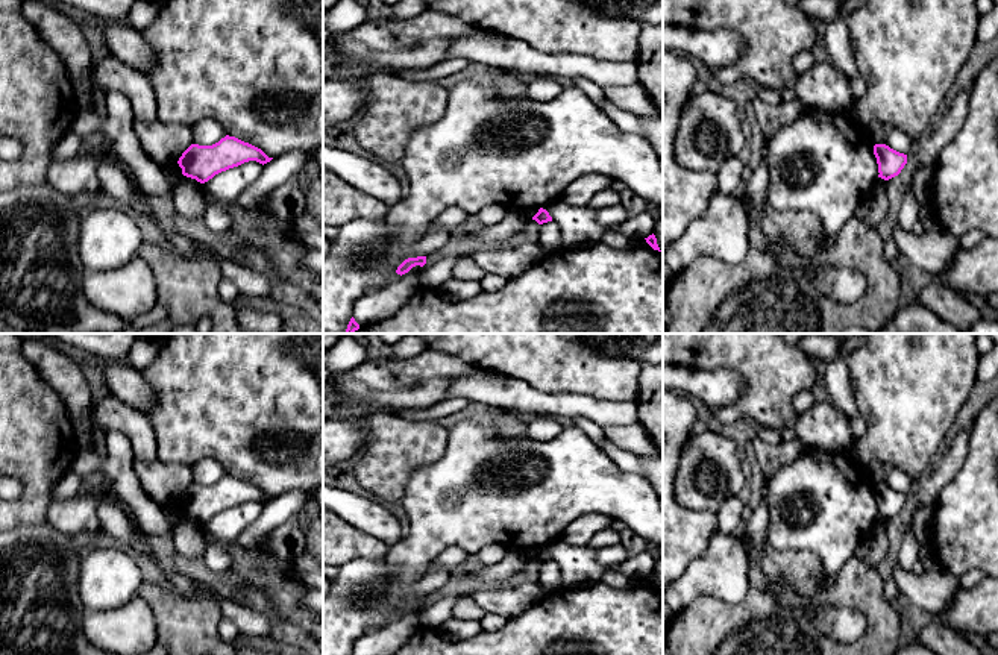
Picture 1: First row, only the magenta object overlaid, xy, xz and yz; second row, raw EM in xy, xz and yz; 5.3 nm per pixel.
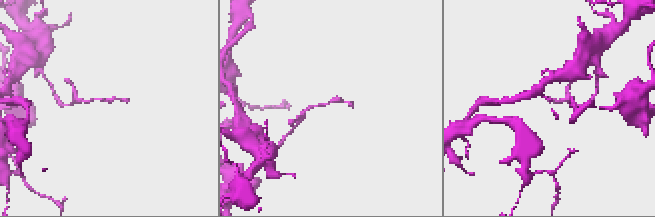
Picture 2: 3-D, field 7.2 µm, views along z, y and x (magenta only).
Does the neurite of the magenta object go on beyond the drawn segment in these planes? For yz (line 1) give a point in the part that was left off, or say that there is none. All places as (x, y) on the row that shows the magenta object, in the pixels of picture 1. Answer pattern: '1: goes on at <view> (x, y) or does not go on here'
1: does not go on here

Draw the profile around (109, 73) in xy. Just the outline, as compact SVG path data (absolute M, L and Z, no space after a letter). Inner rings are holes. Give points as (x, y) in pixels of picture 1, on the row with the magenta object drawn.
M108 53L99 62L93 62L88 82L94 96L99 92L106 96L114 89L123 92L137 120L146 123L158 120L156 100L149 79L114 55Z

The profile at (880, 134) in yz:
M871 121L865 126L865 130L871 141L875 144L886 144L890 149L909 155L913 150L913 139L902 130L883 124L880 121Z

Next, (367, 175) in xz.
M323 144L323 167L388 208L402 199L399 180L376 159L361 158Z

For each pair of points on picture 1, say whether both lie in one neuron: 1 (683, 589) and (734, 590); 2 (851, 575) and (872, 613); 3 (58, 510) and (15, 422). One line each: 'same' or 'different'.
1: same
2: same
3: different

